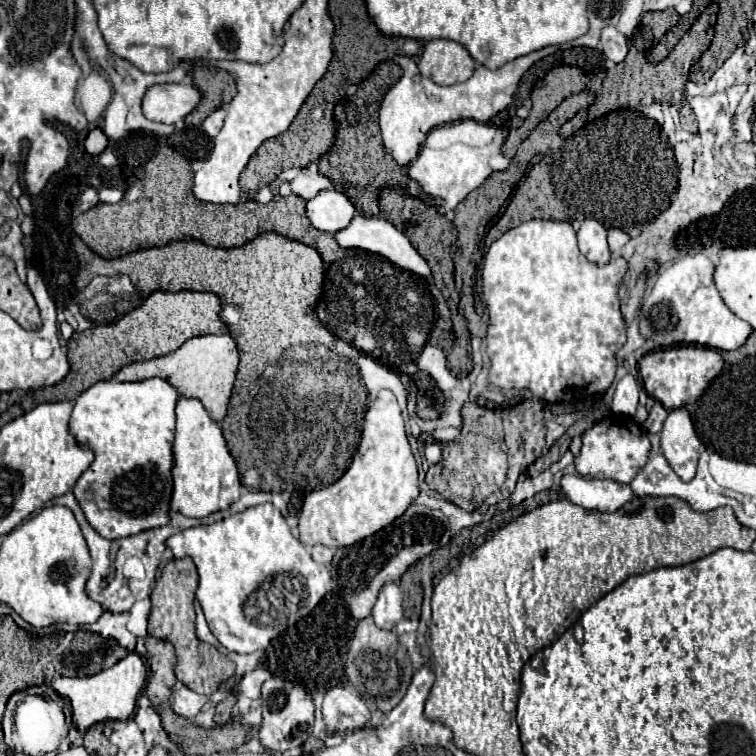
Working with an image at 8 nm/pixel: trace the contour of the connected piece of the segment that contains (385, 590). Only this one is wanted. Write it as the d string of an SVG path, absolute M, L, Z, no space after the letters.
M396 583L382 587L372 617L380 629L392 629L402 619L402 593Z

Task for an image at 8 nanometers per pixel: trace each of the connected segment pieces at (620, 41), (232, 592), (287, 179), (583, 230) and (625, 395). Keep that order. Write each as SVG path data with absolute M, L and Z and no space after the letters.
M612 25L604 27L602 35L600 35L600 43L602 43L602 53L608 61L620 63L624 61L626 53L628 53L628 45L626 45L626 37Z
M272 503L250 507L242 513L236 513L212 525L186 529L170 537L168 547L172 549L174 557L190 557L196 563L200 585L195 596L204 609L210 631L226 649L236 653L252 653L256 649L266 649L274 637L278 637L290 625L294 625L300 617L306 617L318 605L318 601L332 589L328 567L316 563L310 557L308 547L304 547L290 533L286 519Z
M315 162L310 163L304 169L285 170L278 179L280 186L277 192L281 196L294 194L302 197L302 199L312 199L318 191L332 187L332 183L324 175L318 173L318 166Z
M586 219L578 229L578 245L588 261L604 265L610 261L606 227L596 219Z
M626 375L624 379L618 381L614 401L612 401L612 411L620 415L634 415L638 407L638 381L632 375Z

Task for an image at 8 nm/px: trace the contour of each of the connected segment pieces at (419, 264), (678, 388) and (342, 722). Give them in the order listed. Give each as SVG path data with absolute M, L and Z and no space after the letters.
M354 215L352 217L352 223L348 227L344 227L344 231L336 231L334 239L338 241L340 247L358 247L358 249L366 249L366 251L372 251L372 253L378 253L382 257L386 257L388 261L392 261L394 265L406 269L406 271L412 271L420 277L424 277L426 281L432 283L430 279L430 267L428 263L418 255L418 251L410 245L408 237L404 233L400 233L390 221L386 219L380 219L380 217L364 217L364 215Z
M672 347L672 349L656 349L648 353L640 363L640 375L644 379L644 389L650 397L658 399L666 409L678 409L686 403L692 403L698 399L708 383L722 371L722 357L714 349L706 347Z
M332 687L324 697L322 713L330 733L350 733L370 725L370 709L352 687Z

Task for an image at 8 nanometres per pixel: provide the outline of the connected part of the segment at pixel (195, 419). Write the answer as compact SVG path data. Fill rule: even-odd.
M180 397L178 405L176 405L176 439L174 439L174 469L172 469L172 477L174 477L174 491L172 491L172 511L180 511L188 517L208 517L210 513L216 511L224 511L228 509L232 503L238 501L240 497L240 475L236 469L236 463L226 447L226 441L222 437L222 431L218 427L218 423L214 423L204 405L198 399L188 399L188 397Z

